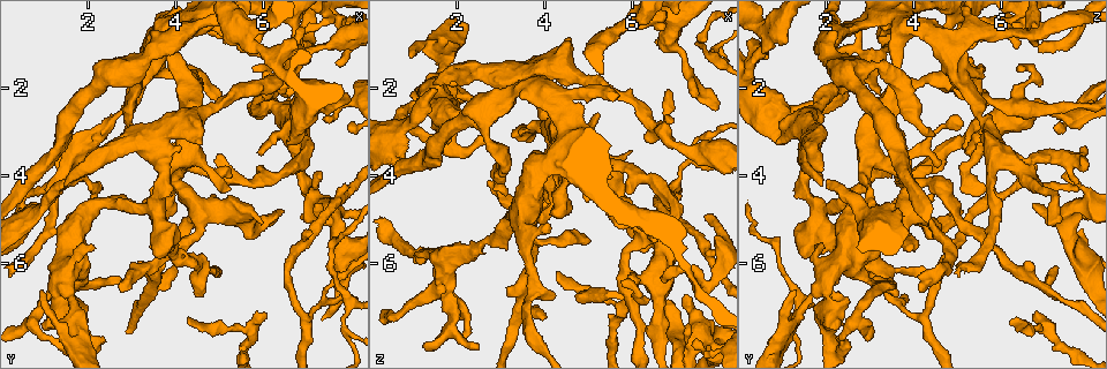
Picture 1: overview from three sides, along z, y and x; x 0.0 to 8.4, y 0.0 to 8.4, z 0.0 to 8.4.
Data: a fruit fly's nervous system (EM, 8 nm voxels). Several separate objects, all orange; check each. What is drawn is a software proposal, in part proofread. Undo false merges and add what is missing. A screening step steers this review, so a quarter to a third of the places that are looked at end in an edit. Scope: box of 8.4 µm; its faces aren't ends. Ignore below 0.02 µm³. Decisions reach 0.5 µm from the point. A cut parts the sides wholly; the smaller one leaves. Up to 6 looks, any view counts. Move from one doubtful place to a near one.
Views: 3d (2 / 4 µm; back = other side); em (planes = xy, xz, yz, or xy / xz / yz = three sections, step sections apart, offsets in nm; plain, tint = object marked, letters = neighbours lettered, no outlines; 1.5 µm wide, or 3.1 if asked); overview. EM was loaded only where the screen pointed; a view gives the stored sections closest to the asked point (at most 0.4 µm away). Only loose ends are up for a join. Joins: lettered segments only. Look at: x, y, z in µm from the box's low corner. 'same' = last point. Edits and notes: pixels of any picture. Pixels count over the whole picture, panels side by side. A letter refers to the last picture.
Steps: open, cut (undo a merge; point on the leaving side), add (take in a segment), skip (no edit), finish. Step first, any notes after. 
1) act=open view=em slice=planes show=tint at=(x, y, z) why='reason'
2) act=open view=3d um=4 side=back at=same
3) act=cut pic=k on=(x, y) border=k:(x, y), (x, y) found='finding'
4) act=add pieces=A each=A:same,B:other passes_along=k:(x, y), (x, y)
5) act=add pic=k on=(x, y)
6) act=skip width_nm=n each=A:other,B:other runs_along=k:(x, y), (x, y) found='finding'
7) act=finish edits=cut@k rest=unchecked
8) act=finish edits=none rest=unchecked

act=open view=em slice=xy step=4 show=letters at=(4.25, 7.35, 6.25) why='branch stops here'

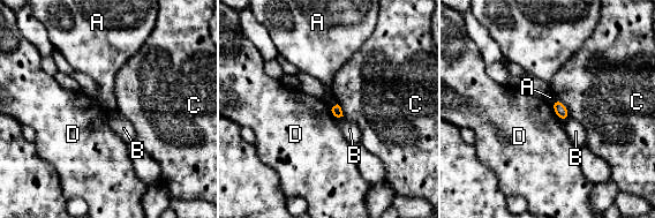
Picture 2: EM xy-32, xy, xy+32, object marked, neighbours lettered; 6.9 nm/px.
act=skip longest_contact=C:180nm each=A:other,B:other,C:other,D:other found='none of them fits'

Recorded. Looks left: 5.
act=open view=3d um=4 at=(5.90, 5.10, 3.45) why='stops while still wide'

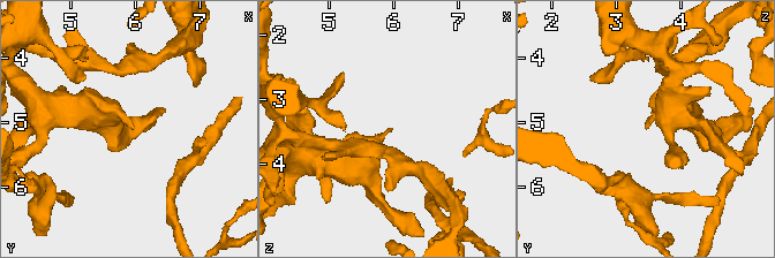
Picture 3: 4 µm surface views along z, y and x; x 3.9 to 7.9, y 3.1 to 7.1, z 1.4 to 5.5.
act=open view=em slice=planes show=letters at=(5.95, 5.10, 3.50)

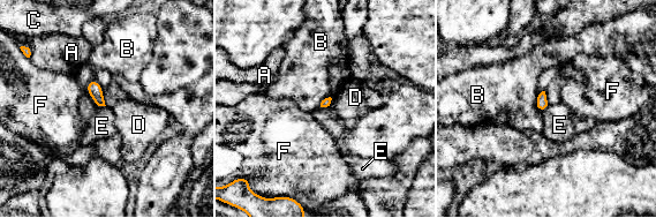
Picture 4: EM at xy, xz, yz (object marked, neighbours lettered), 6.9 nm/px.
act=skip each=A:other,B:other,C:other,D:other,E:other,F:other border=4:(97, 104), (105, 106) found='none of them fits'

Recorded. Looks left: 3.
act=open view=em slice=planes show=letters at=(2.75, 6.60, 4.20)

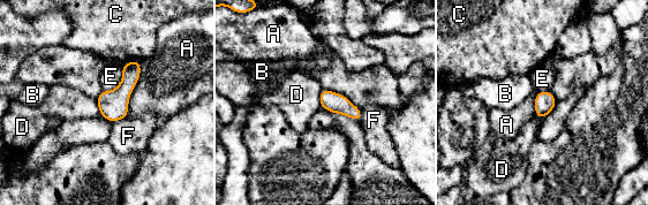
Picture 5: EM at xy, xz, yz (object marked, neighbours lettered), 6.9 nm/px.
act=skip width_nm=140 each=A:other,B:other,C:other,D:other,E:other,F:other border=5:(322, 89), (319, 93), (321, 107) found='no lettered segment goes on from it'

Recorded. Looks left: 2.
act=finish edits=none rest=unchecked

